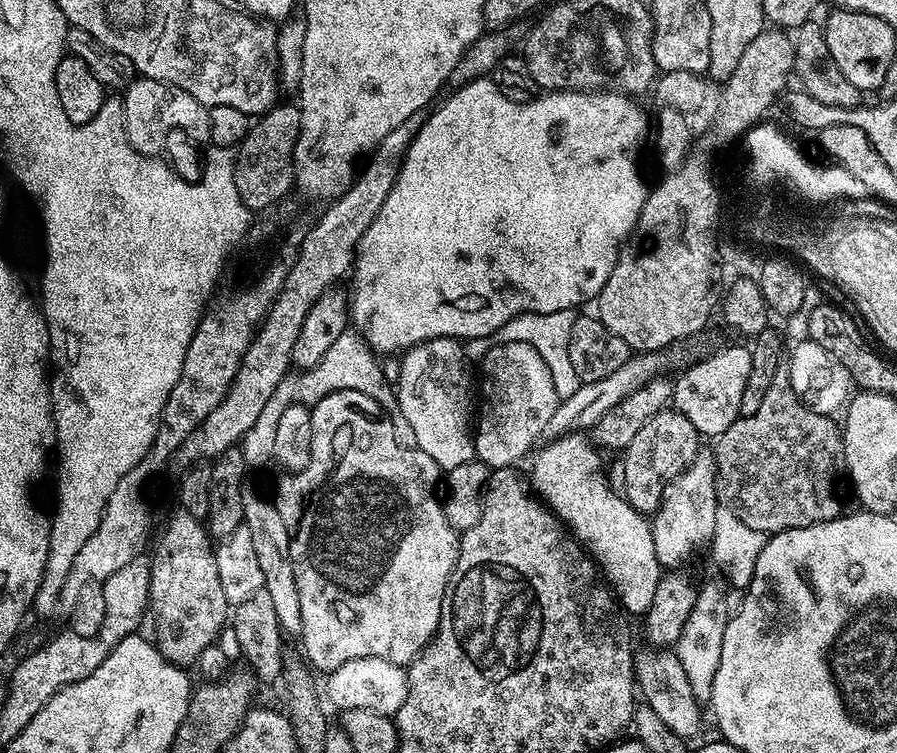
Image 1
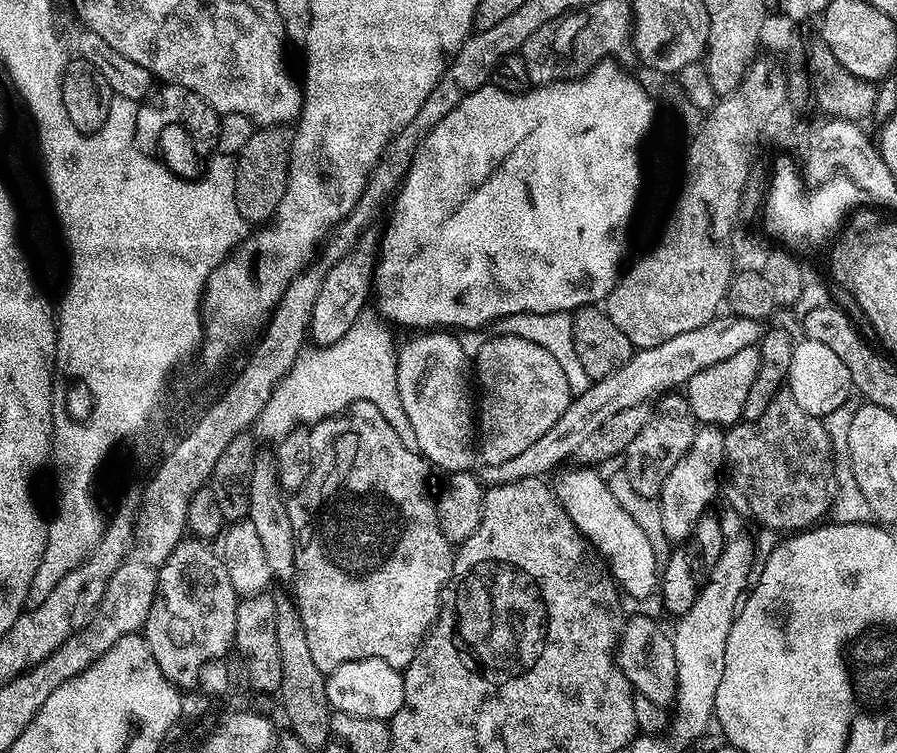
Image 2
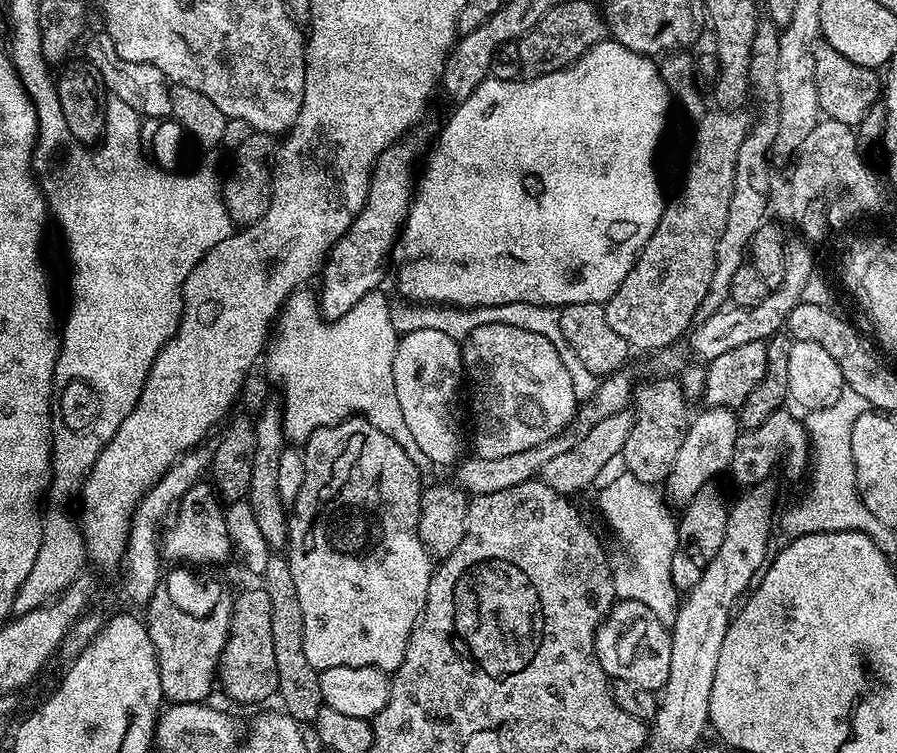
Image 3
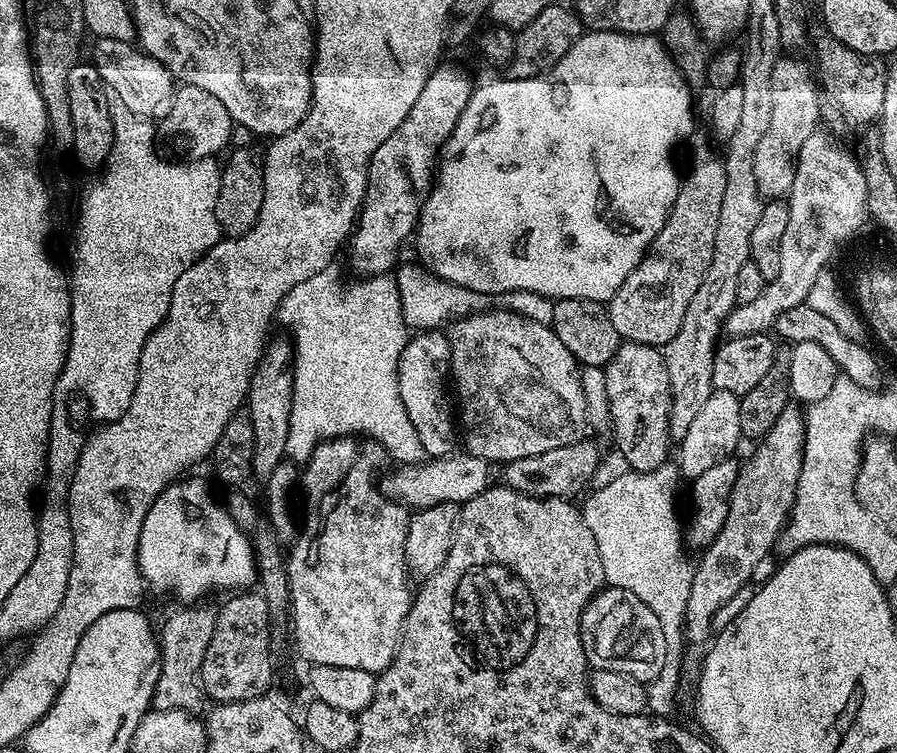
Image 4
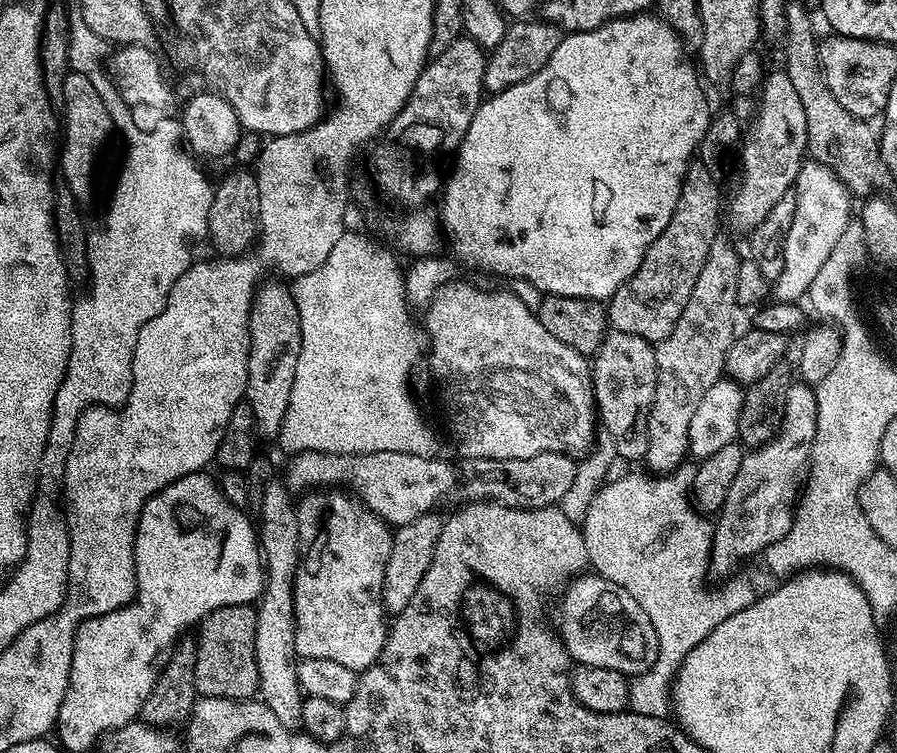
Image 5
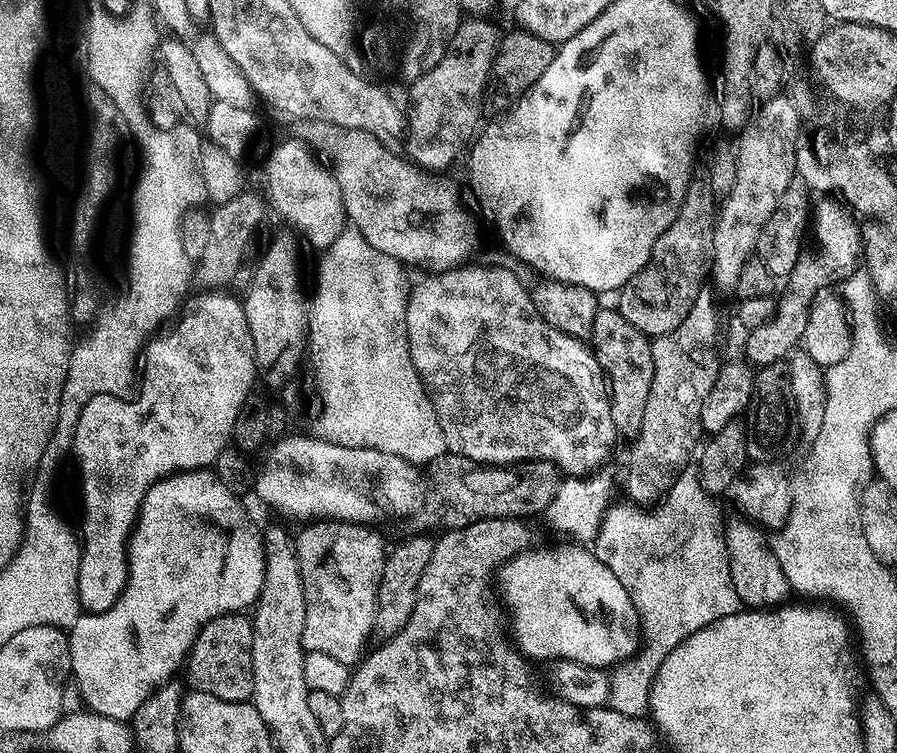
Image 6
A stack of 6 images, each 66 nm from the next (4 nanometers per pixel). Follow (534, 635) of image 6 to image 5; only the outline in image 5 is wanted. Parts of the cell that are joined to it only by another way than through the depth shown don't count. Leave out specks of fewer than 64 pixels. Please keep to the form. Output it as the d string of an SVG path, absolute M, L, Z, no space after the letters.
M581 574L563 589L560 598L558 635L576 664L618 670L629 678L654 666L659 656L655 627L625 588L595 574Z

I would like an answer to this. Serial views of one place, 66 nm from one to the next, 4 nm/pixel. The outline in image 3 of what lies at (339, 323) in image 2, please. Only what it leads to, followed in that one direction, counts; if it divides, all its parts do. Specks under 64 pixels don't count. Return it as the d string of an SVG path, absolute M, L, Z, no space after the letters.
M408 134L403 138L396 141L386 150L382 150L382 154L376 160L376 165L372 168L372 181L368 183L368 197L366 202L362 206L362 210L354 218L354 222L346 230L346 234L342 234L342 238L335 244L331 252L328 253L327 260L324 261L324 266L322 269L322 277L324 276L324 281L320 284L320 292L318 291L318 303L320 306L320 312L324 316L324 319L331 322L342 318L346 314L350 314L350 310L354 310L354 306L358 306L358 302L362 302L362 298L366 298L366 294L377 291L381 287L380 283L384 280L384 267L389 267L390 257L393 255L394 249L396 247L397 240L400 239L400 231L404 228L404 220L408 217L408 211L412 205L412 197L415 193L416 186L418 183L418 164L416 168L416 155L420 152L420 140L416 137L416 134Z

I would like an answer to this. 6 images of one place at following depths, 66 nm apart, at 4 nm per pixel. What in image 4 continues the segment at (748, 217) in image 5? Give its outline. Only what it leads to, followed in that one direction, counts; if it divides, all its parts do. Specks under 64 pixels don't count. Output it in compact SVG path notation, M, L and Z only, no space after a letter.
M781 56L774 64L773 73L770 74L770 95L772 111L769 126L755 150L754 176L761 195L782 198L792 189L798 151L806 139L810 138L810 134L817 131L820 96L817 85L813 79L812 82L810 80L807 68L788 56Z

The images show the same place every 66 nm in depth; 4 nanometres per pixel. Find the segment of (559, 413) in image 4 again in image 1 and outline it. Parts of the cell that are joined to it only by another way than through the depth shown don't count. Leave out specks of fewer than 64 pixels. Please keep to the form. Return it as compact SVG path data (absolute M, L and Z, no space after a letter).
M526 342L493 343L484 355L482 367L485 378L482 384L484 402L478 406L475 459L482 461L490 470L510 468L519 465L519 460L537 447L536 439L547 433L550 418L554 418L554 410L560 404L561 398L554 390L554 378L546 362L542 362L542 354L538 354L538 350L534 350L534 346Z

